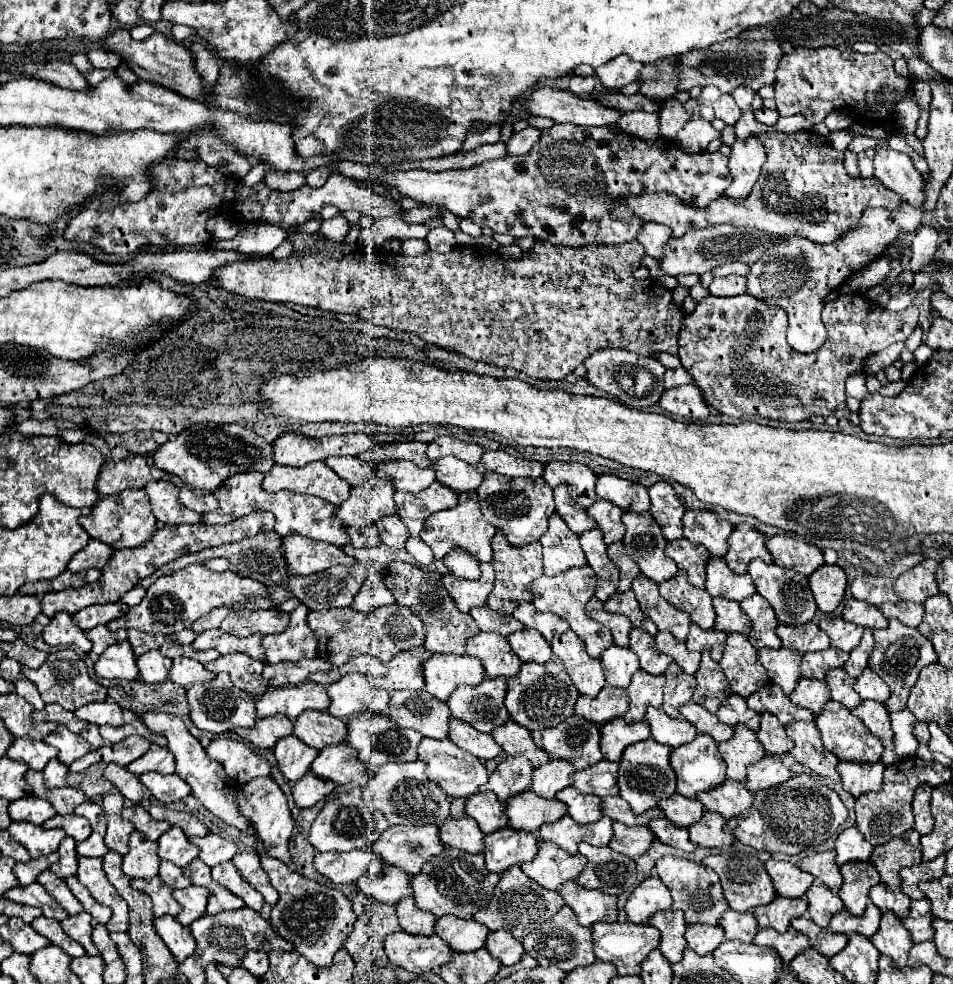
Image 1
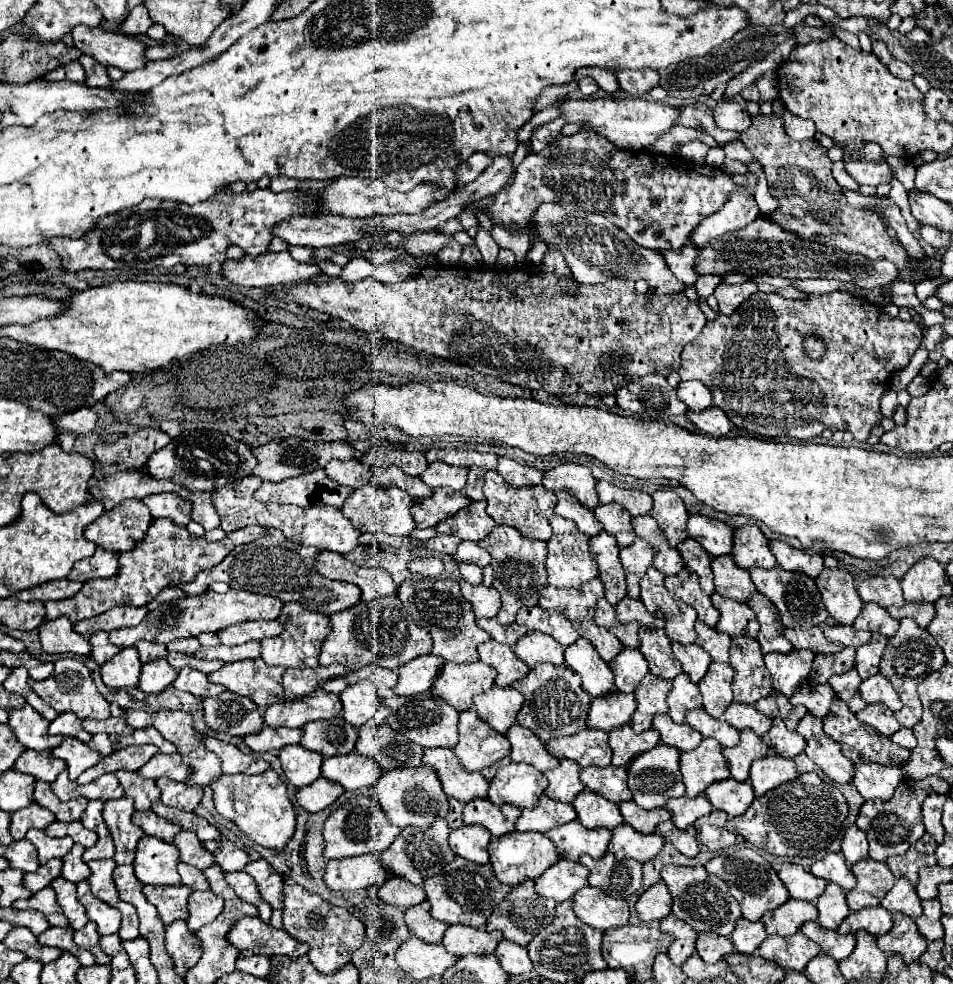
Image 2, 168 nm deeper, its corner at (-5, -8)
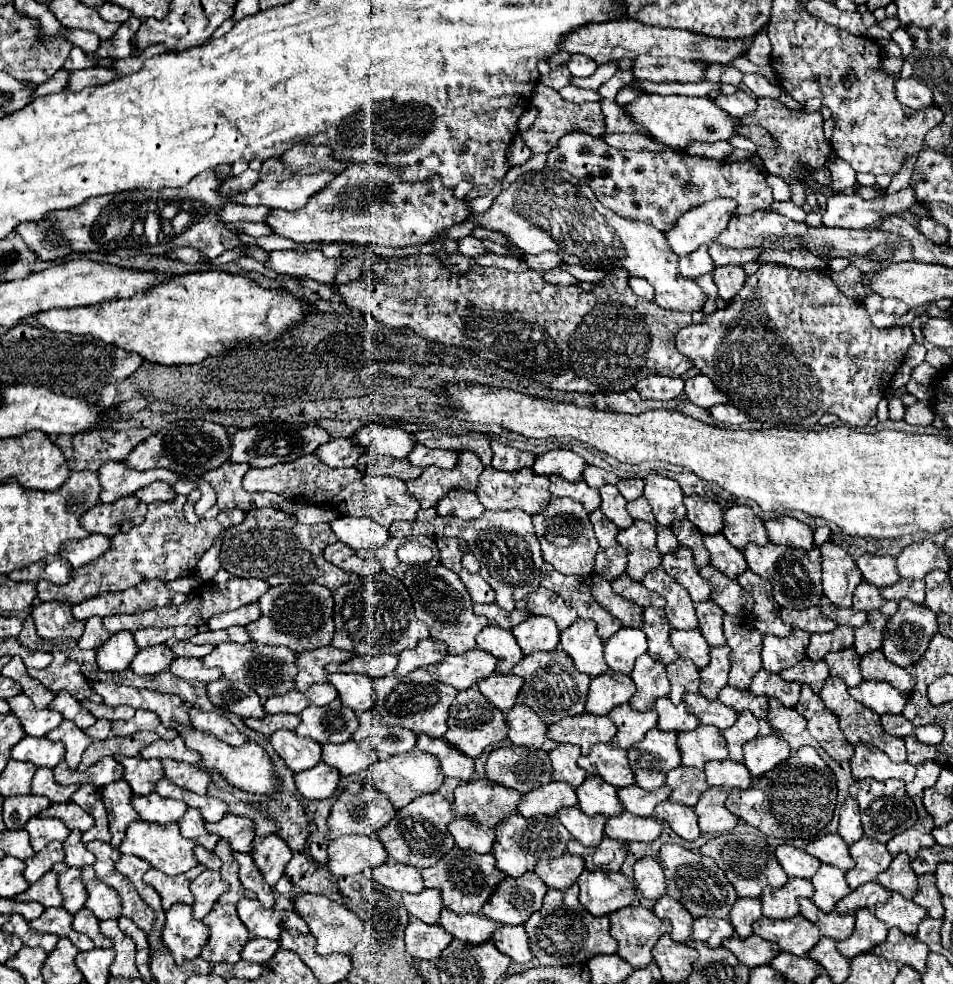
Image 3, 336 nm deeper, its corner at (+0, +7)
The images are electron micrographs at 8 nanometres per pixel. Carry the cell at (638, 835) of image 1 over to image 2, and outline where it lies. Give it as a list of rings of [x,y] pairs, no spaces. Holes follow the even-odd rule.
[[[622,823],[612,831],[612,841],[608,845],[608,851],[616,855],[616,859],[636,859],[640,863],[646,863],[654,859],[664,847],[664,837],[658,833],[642,835],[634,831],[630,825]]]

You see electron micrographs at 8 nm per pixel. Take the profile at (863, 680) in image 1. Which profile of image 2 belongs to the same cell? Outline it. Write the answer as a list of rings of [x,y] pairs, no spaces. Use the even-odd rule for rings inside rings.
[[[880,673],[860,683],[860,695],[866,703],[882,703],[890,711],[898,711],[902,707],[898,693],[892,689],[890,681],[886,677],[882,677]]]

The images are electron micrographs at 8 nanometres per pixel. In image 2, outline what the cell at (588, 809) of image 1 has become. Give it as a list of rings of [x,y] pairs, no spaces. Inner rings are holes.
[[[582,791],[578,793],[578,797],[572,801],[572,807],[578,813],[578,821],[586,827],[586,829],[614,829],[616,825],[622,823],[622,815],[616,803],[602,799],[596,793],[590,791]]]

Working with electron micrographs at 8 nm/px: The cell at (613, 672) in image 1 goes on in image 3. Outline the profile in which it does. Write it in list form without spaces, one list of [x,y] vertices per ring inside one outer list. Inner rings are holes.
[[[623,626],[605,642],[605,660],[613,672],[631,674],[637,656],[647,652],[647,636],[639,628]]]

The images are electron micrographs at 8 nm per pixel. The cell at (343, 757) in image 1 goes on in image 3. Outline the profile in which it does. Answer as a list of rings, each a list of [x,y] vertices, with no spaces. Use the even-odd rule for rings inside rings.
[[[347,740],[343,744],[325,744],[323,762],[337,768],[341,776],[359,774],[377,762],[377,752],[367,742]]]

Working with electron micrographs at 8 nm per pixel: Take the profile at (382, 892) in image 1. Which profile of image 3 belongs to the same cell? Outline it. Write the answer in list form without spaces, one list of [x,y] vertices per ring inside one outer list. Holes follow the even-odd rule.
[[[385,862],[373,870],[377,882],[381,882],[385,888],[397,890],[397,892],[409,892],[409,894],[419,894],[423,886],[421,872],[413,866],[397,864],[397,862]]]

